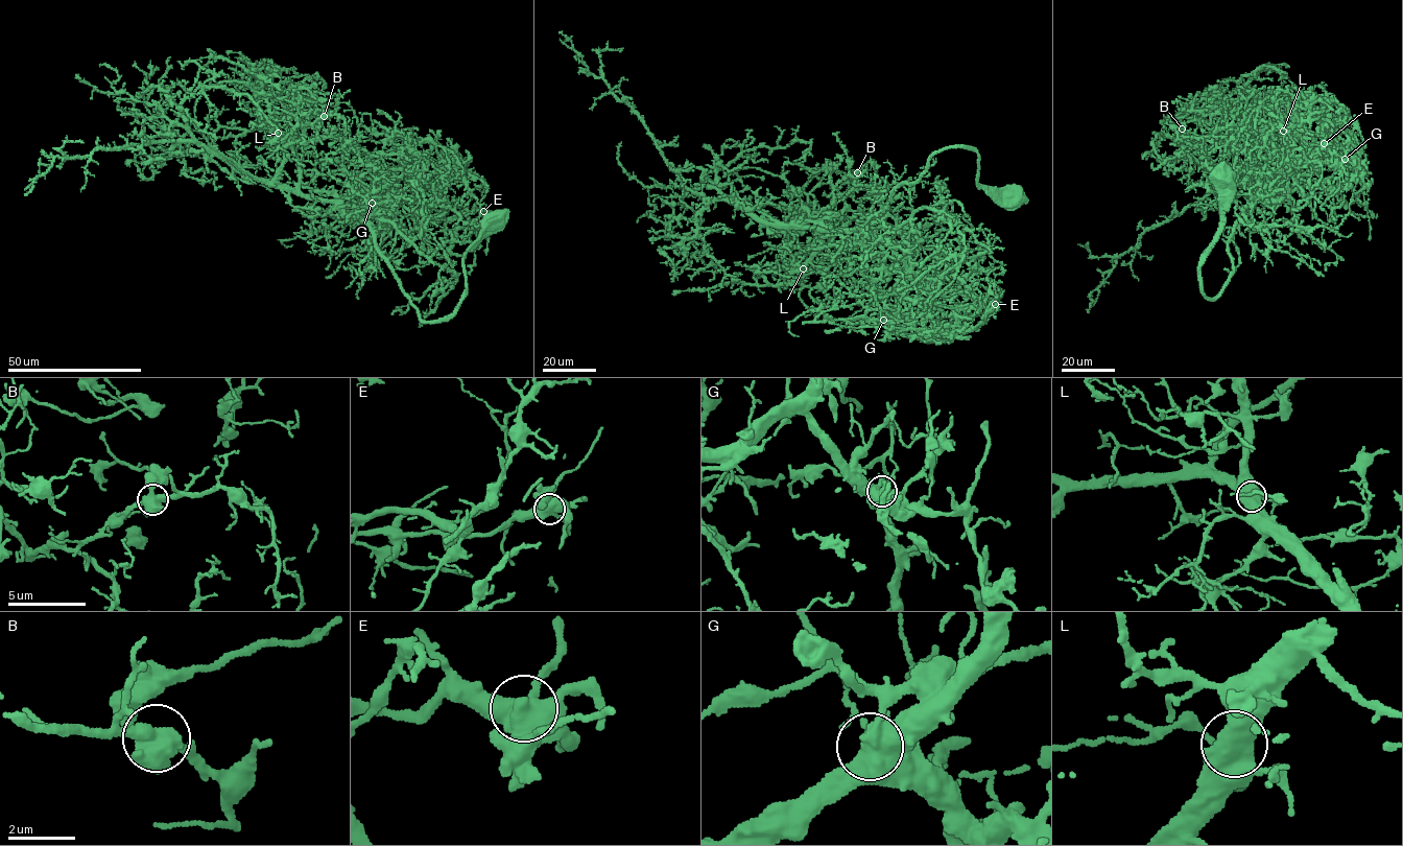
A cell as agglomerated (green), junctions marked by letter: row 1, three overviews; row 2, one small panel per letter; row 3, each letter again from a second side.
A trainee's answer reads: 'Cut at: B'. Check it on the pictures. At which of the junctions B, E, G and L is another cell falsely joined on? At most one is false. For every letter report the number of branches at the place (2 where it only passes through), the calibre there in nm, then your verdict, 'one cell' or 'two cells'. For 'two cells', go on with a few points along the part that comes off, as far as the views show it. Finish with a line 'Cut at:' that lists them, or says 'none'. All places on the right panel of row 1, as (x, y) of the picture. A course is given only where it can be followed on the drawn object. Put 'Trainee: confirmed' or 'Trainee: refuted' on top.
Trainee: confirmed
B: 3 | 600 nm | two cells | (1182, 128), (1217, 102), (1199, 118), (1179, 120), (1182, 143), (1206, 168), (1255, 189)
E: 3 | 600 nm | one cell
G: 3 | 500 nm | one cell
L: 3 | 550 nm | one cell
Cut at: B

